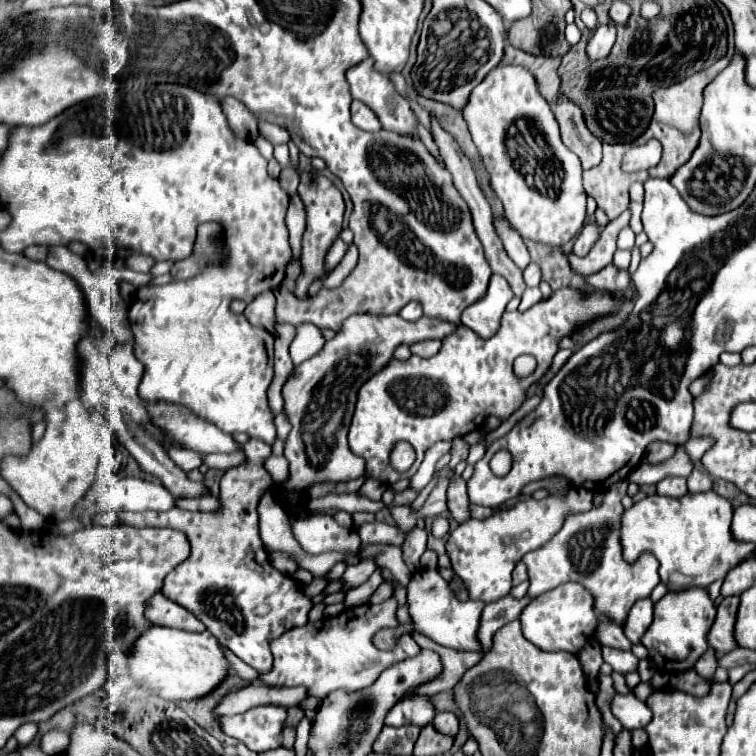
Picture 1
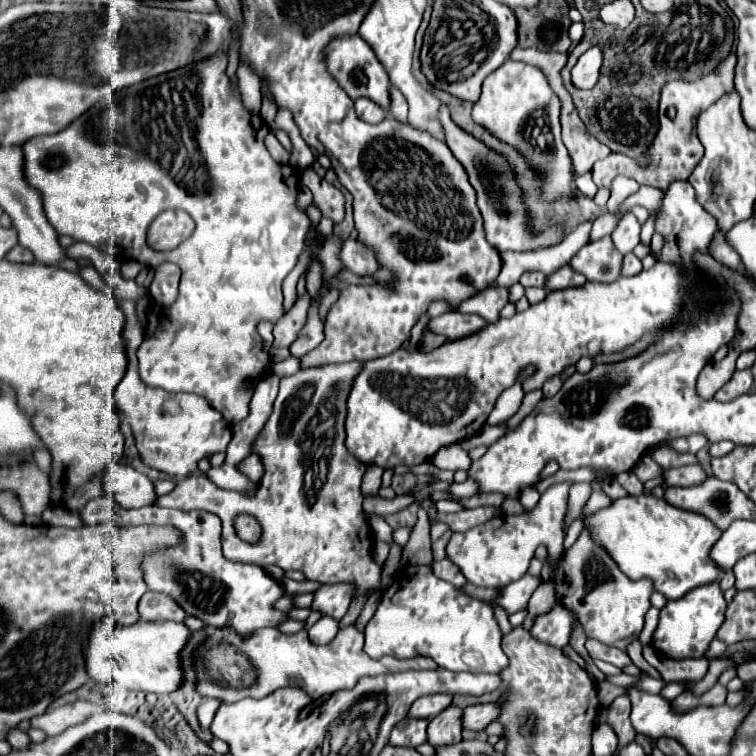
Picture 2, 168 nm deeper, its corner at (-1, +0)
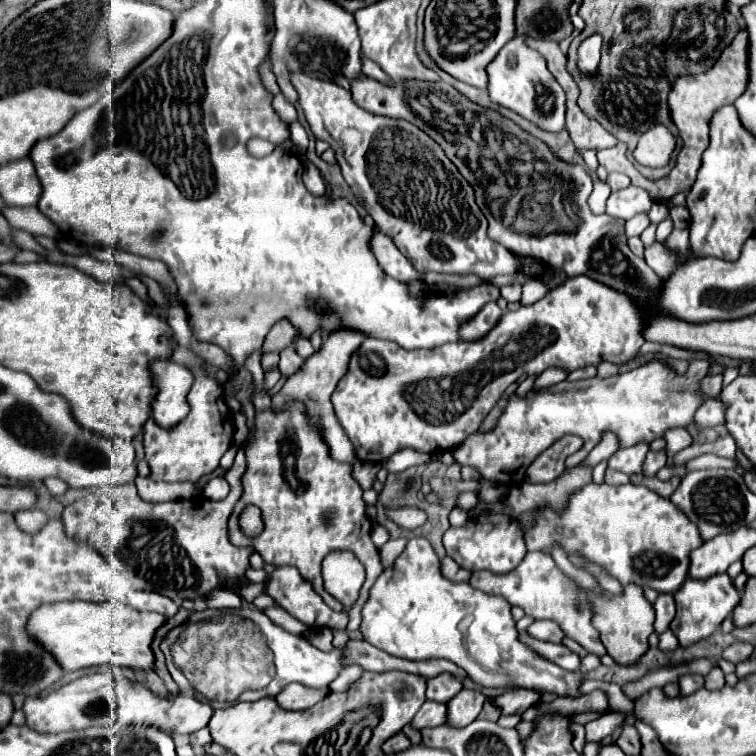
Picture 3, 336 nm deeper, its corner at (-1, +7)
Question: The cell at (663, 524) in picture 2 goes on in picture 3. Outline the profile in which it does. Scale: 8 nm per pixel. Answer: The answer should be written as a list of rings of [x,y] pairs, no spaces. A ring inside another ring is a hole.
[[[587,484],[585,488],[569,494],[567,506],[561,512],[543,504],[535,508],[535,524],[531,528],[523,528],[523,540],[527,552],[547,550],[559,544],[567,556],[579,554],[591,564],[605,568],[605,572],[617,578],[623,586],[637,584],[641,588],[649,586],[657,592],[677,592],[687,578],[689,570],[689,552],[701,544],[701,536],[691,520],[685,520],[685,514],[671,504],[671,500],[661,498],[645,486],[625,484],[625,486],[609,486],[609,484]]]

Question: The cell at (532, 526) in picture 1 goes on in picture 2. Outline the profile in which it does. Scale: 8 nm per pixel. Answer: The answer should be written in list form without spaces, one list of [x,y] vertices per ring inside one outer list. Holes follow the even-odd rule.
[[[569,483],[551,485],[535,505],[535,509],[521,515],[501,515],[491,521],[477,525],[465,533],[453,533],[447,543],[447,557],[461,569],[463,577],[477,587],[507,587],[509,583],[521,579],[533,559],[539,545],[547,547],[549,561],[543,564],[541,577],[549,581],[553,575],[553,563],[563,554],[565,541],[565,517],[567,517],[567,497]]]

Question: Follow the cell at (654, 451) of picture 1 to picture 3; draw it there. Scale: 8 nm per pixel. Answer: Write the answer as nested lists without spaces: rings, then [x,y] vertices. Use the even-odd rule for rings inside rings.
[[[703,454],[695,460],[691,460],[691,464],[687,466],[687,470],[707,470],[707,468],[735,468],[737,464],[731,458],[722,458],[719,456],[711,456],[711,454]]]

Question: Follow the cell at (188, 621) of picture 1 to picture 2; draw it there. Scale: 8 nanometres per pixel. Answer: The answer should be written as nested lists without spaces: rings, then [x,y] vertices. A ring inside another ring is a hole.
[[[149,591],[139,601],[139,617],[140,621],[147,622],[177,621],[177,623],[183,623],[187,619],[187,613],[169,595]]]

